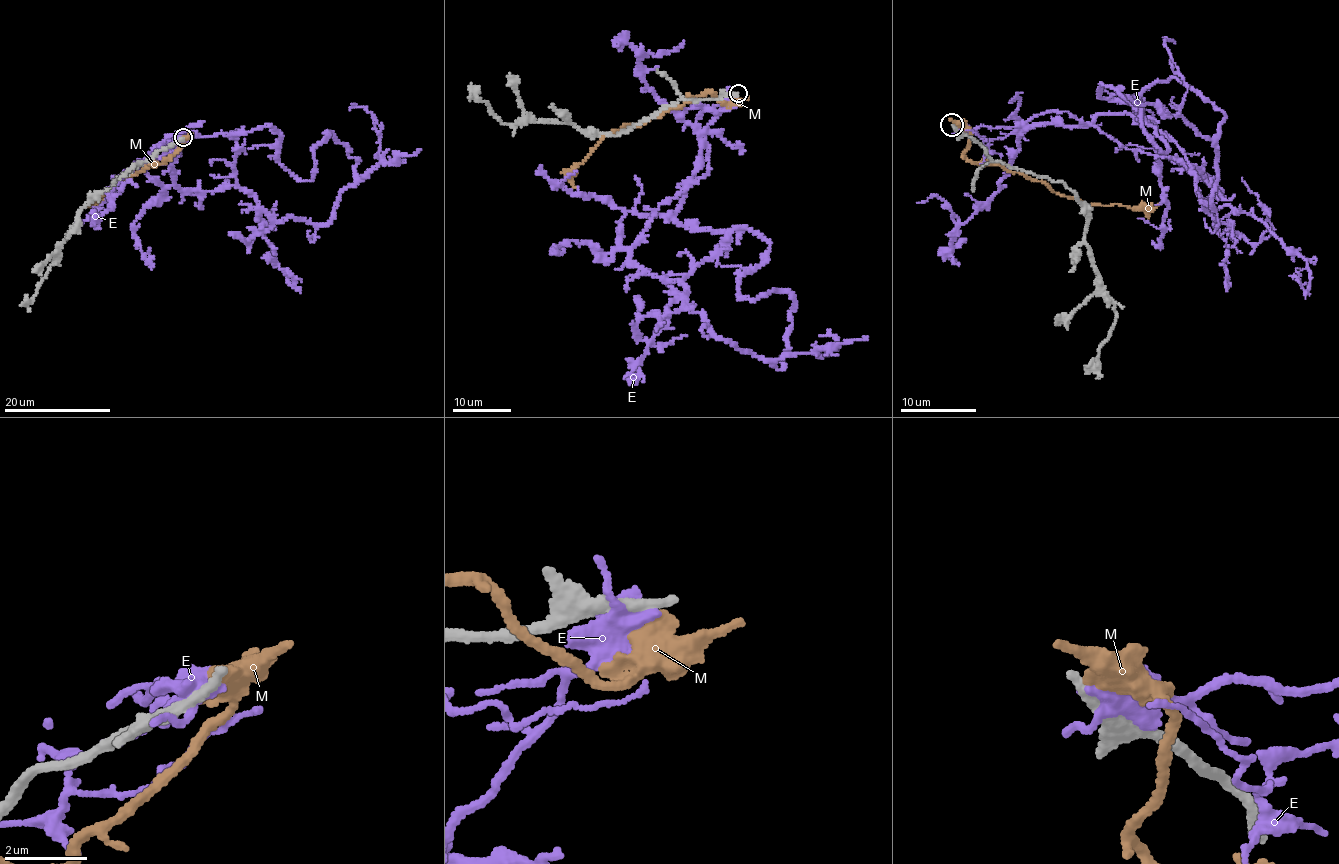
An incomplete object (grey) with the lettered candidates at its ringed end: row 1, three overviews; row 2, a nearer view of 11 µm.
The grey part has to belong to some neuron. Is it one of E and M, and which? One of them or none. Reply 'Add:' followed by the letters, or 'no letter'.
Add: no letter

